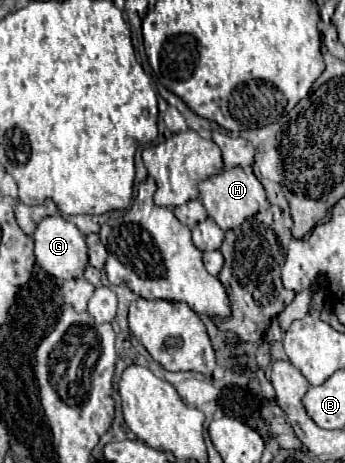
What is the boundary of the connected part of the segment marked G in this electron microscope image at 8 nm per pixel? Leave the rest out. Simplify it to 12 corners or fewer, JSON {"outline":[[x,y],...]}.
{"outline":[[62,215],[34,231],[36,263],[58,279],[80,277],[86,241]]}

